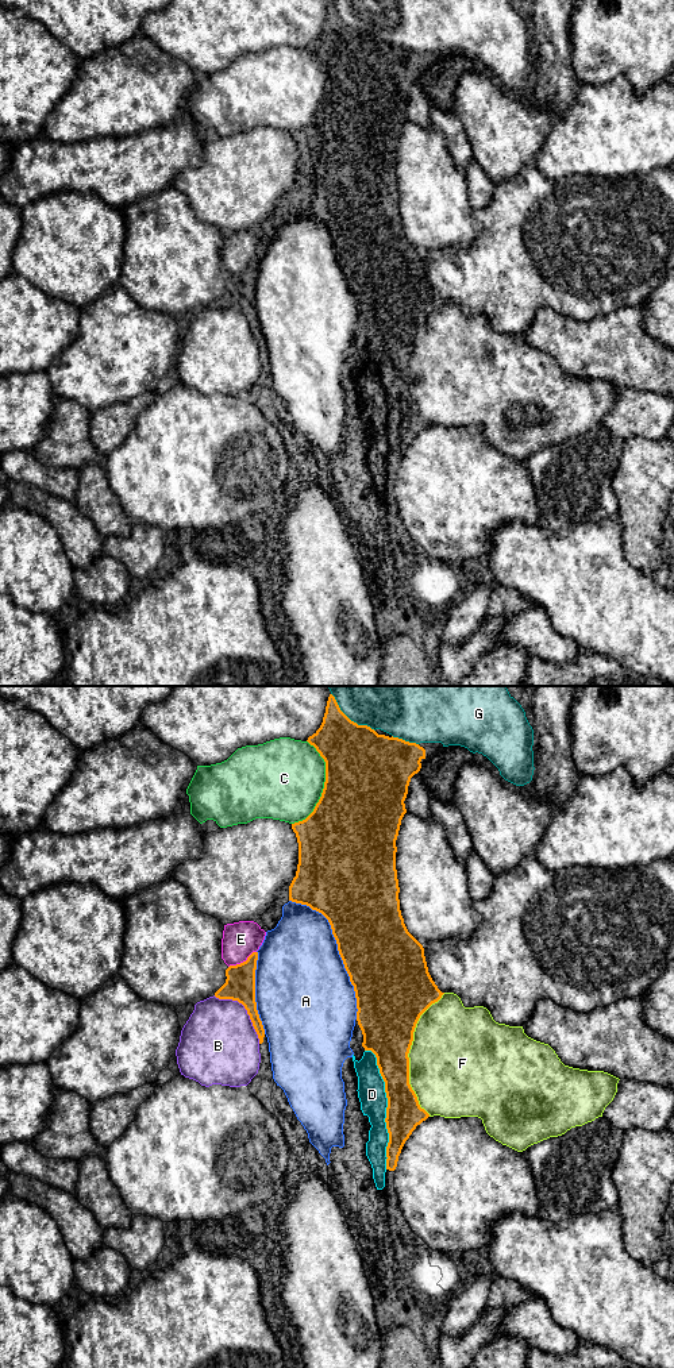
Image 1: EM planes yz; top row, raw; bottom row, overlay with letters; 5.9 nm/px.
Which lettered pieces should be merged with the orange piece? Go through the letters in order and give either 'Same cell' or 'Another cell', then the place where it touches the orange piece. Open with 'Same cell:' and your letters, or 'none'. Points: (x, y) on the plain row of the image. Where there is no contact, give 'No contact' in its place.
Same cell: D
A: Another cell. Touches orange at yz (338, 258)
B: Another cell. Touches orange at yz (246, 318)
C: Another cell. Touches orange at yz (324, 95)
D: Same cell. Touches orange at yz (386, 416)
E: Another cell. Touches orange at yz (243, 270)
F: Another cell. Touches orange at yz (408, 361)
G: Another cell. Touches orange at yz (349, 27)

